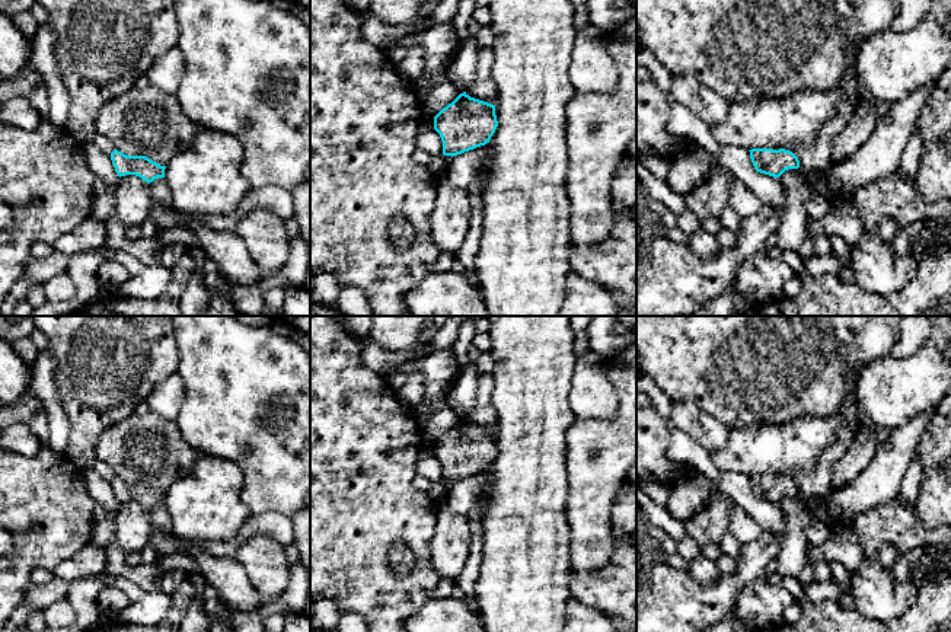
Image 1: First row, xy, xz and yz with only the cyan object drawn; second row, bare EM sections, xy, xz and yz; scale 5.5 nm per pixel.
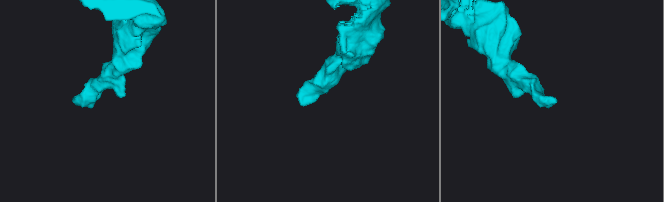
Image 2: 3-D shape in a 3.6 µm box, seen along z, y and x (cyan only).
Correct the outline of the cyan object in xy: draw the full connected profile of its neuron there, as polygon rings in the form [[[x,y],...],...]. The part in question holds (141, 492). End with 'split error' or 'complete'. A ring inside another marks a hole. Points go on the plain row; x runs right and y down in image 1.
[[[117,475],[111,479],[111,486],[118,502],[135,501],[147,510],[157,504],[165,504],[166,492],[160,492],[146,482],[127,482]]]; complete

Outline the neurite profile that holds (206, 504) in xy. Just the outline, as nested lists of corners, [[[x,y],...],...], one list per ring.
[[[202,454],[192,470],[176,481],[165,495],[165,505],[172,520],[172,534],[194,542],[229,542],[250,514],[242,501],[245,476],[230,460]]]

